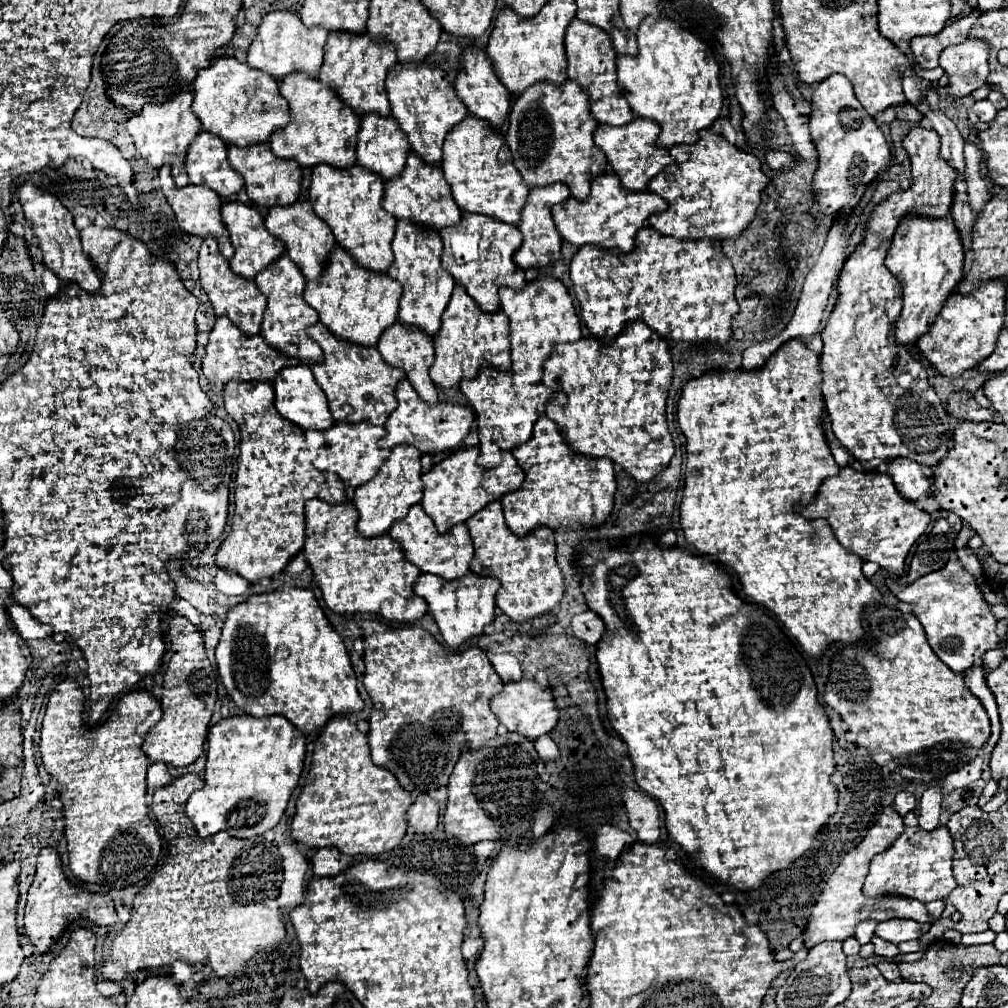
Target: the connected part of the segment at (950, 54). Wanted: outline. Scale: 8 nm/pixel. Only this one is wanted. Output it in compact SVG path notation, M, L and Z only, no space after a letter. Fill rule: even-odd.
M967 37L959 45L945 47L941 53L941 67L949 73L949 99L965 97L987 83L989 43L985 39Z

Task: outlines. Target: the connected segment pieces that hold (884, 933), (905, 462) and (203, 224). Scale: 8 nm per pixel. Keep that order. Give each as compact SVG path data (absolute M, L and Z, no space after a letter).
M887 919L881 921L875 929L875 933L891 943L901 943L901 941L911 941L919 939L925 931L929 931L929 923L917 923L913 919Z
M899 457L887 461L887 473L893 477L897 491L909 501L917 501L923 493L929 493L929 479L923 475L919 463L911 459Z
M161 167L159 169L159 183L161 183L161 189L167 197L167 203L173 207L175 211L175 219L179 223L179 227L189 233L189 235L195 235L195 237L215 237L217 243L219 243L219 251L221 255L229 261L233 257L233 245L229 241L229 233L225 231L225 225L221 221L221 199L217 195L213 195L211 189L205 189L205 187L199 187L199 185L185 185L185 187L177 187L173 183L173 177L171 177L171 171L169 167Z

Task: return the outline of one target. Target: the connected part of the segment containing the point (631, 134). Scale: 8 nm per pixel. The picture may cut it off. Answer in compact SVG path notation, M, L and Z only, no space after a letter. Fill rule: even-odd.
M633 119L625 127L597 127L593 135L595 145L607 155L609 165L613 167L615 175L621 179L621 185L627 191L645 191L649 181L673 163L673 157L665 149L659 149L655 145L657 131L661 129L647 119Z

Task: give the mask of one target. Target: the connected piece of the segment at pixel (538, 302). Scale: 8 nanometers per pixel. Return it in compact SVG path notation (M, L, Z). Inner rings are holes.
M539 277L533 283L527 283L521 291L513 291L503 287L499 291L501 309L509 317L509 341L511 341L511 359L513 359L513 383L541 383L543 363L549 359L553 347L557 343L577 341L581 339L581 325L575 313L573 301L565 289L565 285L553 277Z

